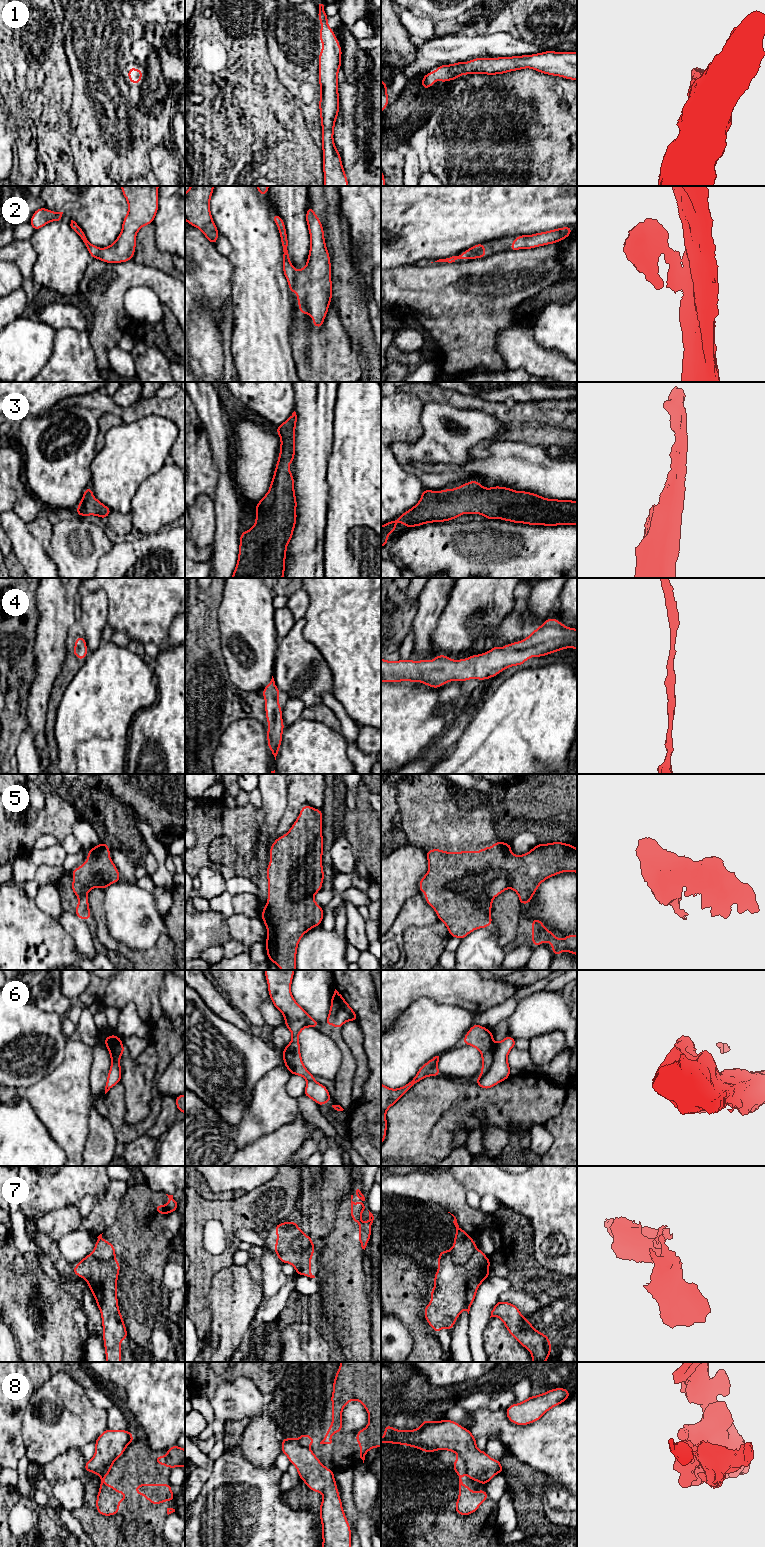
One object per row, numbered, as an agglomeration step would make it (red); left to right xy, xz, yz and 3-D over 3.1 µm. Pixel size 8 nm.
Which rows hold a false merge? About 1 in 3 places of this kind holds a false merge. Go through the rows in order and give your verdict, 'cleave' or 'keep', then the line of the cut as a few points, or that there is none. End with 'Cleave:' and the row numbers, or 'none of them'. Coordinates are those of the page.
1: keep; cut none
2: keep; cut none
3: keep; cut none
4: keep; cut none
5: keep; cut none
6: cleave; cut yz (495, 1043), (492, 1063), (481, 1073)
7: cleave; cut xz (312, 1244), (302, 1251), (295, 1251), (291, 1247)
8: cleave; cut yz (459, 1456), (464, 1462), (467, 1473)
Cleave: 6, 7, 8

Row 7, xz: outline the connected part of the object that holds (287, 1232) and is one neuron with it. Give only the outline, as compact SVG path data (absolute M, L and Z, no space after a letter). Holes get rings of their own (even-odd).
M295 1221L283 1222L274 1227L277 1233L277 1241L275 1243L275 1253L282 1263L292 1264L296 1270L296 1275L305 1275L315 1278L311 1273L311 1257L315 1252L312 1245L303 1252L296 1252L292 1248L293 1241L304 1232L299 1229Z

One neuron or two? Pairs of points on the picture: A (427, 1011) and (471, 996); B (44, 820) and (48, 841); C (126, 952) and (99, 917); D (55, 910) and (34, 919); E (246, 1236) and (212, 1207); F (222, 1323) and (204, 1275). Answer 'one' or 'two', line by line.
A: two
B: two
C: one
D: two
E: two
F: two

